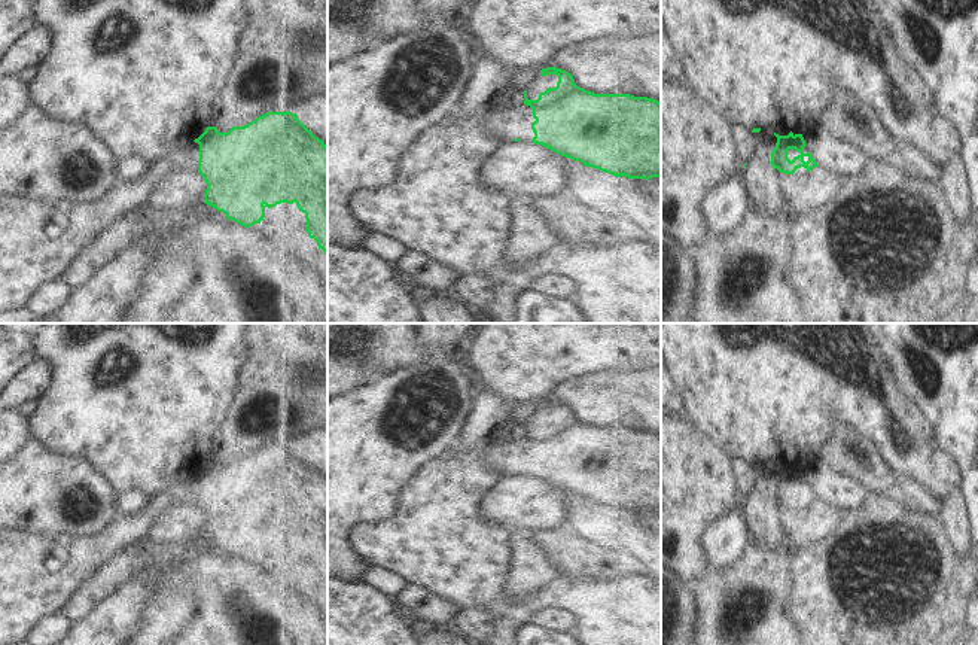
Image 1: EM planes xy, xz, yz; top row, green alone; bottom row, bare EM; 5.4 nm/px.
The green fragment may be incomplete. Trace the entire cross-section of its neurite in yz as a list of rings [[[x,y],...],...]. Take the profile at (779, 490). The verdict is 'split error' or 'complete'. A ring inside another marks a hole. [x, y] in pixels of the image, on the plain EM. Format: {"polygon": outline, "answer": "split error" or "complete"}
{"polygon": [[[802,468],[779,469],[776,481],[771,486],[771,499],[780,506],[790,508],[792,511],[804,511],[817,501],[816,493],[805,480]]], "answer": "split error"}

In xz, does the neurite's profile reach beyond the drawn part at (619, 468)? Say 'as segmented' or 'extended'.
extended

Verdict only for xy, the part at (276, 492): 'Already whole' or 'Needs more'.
Needs more.

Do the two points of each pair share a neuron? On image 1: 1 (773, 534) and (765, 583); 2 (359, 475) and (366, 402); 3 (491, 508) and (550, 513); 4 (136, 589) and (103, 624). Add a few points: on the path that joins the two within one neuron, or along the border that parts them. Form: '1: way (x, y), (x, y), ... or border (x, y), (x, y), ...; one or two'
1: border (785, 537), (765, 547); two
2: way (359, 458), (366, 443), (366, 420); one
3: way (506, 508), (535, 508); one
4: way (128, 598), (112, 615); one

